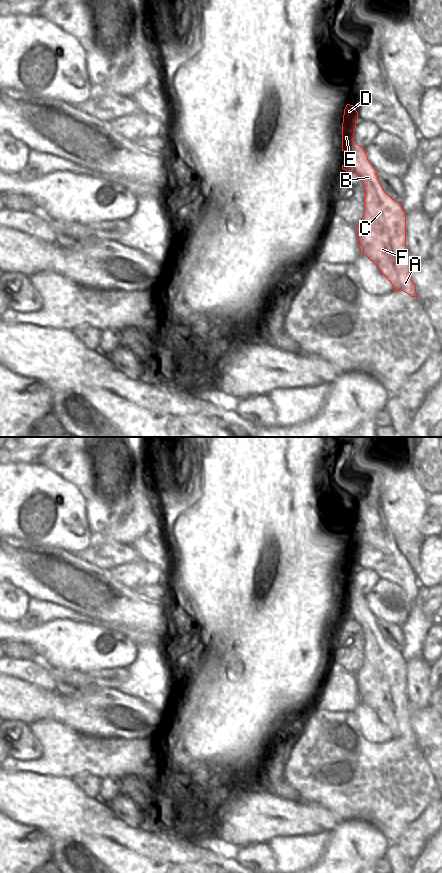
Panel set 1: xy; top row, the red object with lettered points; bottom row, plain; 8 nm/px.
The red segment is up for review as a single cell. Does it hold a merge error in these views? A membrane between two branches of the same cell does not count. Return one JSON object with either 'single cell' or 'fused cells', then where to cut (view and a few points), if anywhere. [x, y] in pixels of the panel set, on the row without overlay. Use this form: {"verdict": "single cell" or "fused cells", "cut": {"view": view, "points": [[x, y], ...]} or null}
{"verdict": "single cell", "cut": null}

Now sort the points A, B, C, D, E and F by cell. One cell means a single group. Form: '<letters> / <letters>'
A B C D E F

